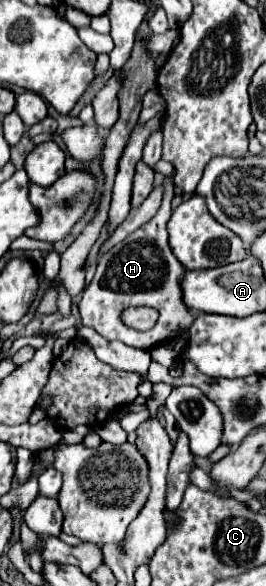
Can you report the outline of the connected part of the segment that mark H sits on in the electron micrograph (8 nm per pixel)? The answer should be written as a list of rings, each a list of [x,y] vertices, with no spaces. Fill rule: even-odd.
[[[166,177],[162,187],[164,199],[154,219],[142,225],[142,229],[134,231],[130,237],[126,237],[126,241],[114,245],[114,249],[110,249],[110,253],[106,253],[106,257],[98,261],[92,287],[88,285],[84,289],[82,299],[78,303],[84,327],[92,327],[104,339],[110,341],[118,339],[126,345],[140,349],[152,349],[154,345],[164,343],[172,331],[188,329],[194,321],[194,315],[186,309],[186,305],[182,305],[182,295],[178,289],[178,277],[182,277],[184,269],[168,245],[166,223],[172,213],[170,209],[170,201],[174,197],[172,177]],[[126,307],[156,307],[160,317],[152,329],[136,331],[122,323],[122,311]]]

